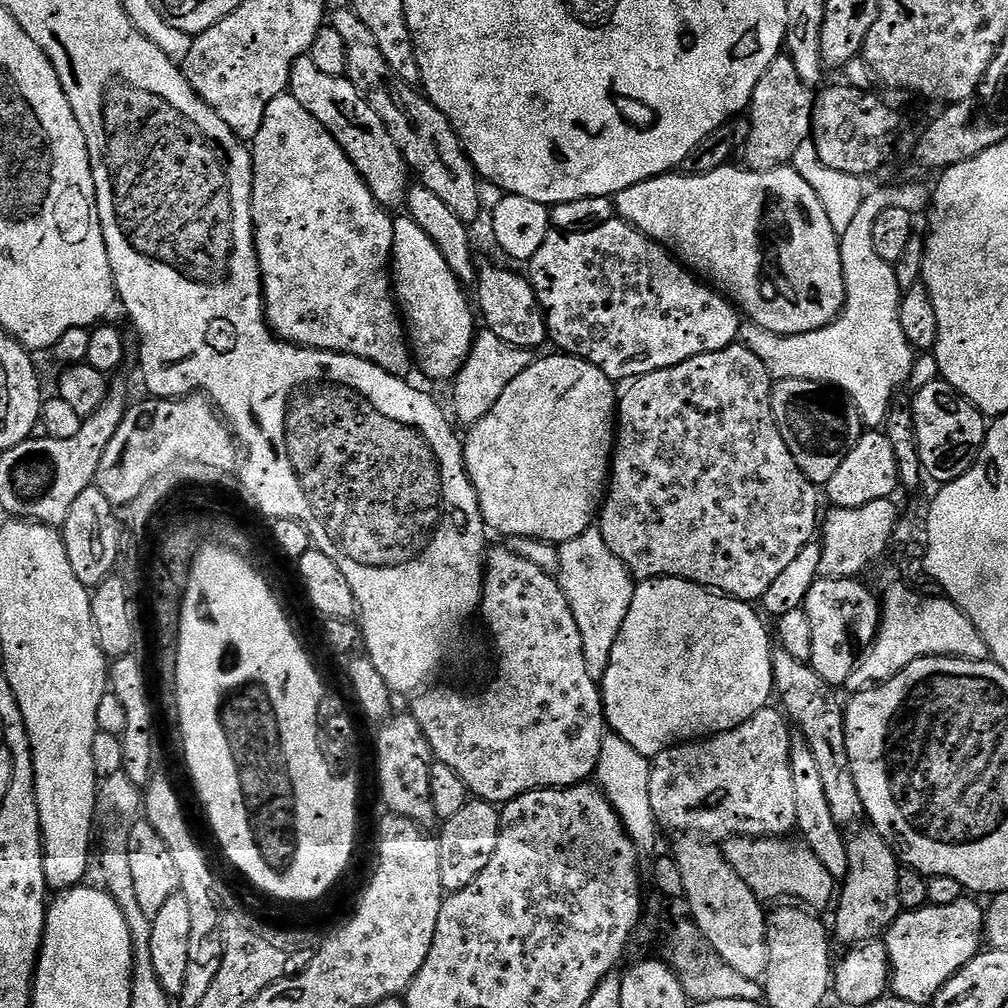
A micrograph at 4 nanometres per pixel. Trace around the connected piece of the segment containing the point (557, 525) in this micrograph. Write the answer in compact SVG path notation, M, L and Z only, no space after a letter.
M555 354L545 360L536 358L531 366L523 370L502 392L494 408L476 424L471 425L472 432L463 441L464 468L468 471L468 477L472 479L478 502L482 510L482 518L489 529L501 532L504 536L519 538L522 540L545 540L547 544L557 546L578 538L586 529L593 527L594 517L599 513L606 495L606 489L610 483L610 469L612 466L612 454L618 431L618 388L617 385L598 366L590 362L580 360L576 356L567 354Z

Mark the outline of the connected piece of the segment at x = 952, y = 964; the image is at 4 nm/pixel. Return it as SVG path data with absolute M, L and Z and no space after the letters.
M965 898L950 906L928 904L916 911L901 911L886 933L892 967L891 995L906 998L906 1002L918 1002L921 1006L931 1005L938 990L982 951L986 940L986 912L971 899Z

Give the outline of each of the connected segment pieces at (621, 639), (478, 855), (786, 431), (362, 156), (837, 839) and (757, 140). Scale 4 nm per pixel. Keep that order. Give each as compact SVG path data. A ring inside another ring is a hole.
M665 576L659 580L642 580L635 585L630 610L626 614L626 622L622 622L622 630L618 634L618 642L614 642L614 650L608 659L607 668L602 672L602 695L604 698L604 719L607 727L615 735L621 736L638 754L655 758L662 750L673 748L676 744L686 744L701 738L717 736L723 732L742 726L754 714L769 707L774 696L774 681L772 678L772 658L774 647L768 637L768 628L760 621L761 613L755 612L751 603L733 600L731 596L717 594L715 591L701 588L699 584L691 584L689 580L677 580L674 576Z
M479 798L469 799L466 806L462 806L459 814L454 814L454 818L443 821L441 832L438 832L438 871L442 873L442 886L445 893L451 894L458 890L466 890L482 870L494 858L494 850L498 850L498 838L500 837L500 814L501 809L495 804L490 804L486 800Z
M777 380L772 385L772 409L790 454L798 462L802 474L817 486L827 486L838 474L838 466L846 462L846 454L864 435L866 429L856 404L845 392L813 380Z
M311 55L301 56L292 63L288 86L291 96L298 98L298 102L302 102L302 106L306 106L306 110L310 110L310 114L314 114L322 126L326 126L338 146L342 146L377 202L390 210L398 205L401 207L408 197L410 169L400 153L394 133L386 130L382 118L374 114L374 106L370 106L363 92L348 81L347 75L322 74L322 70L314 66Z
M803 738L793 739L792 754L792 781L794 782L794 802L798 805L799 839L830 870L830 874L837 882L843 882L848 877L850 866L850 854L848 853L848 840L845 833L834 822L834 814L830 814L830 805L826 802L826 785L818 771L818 762L814 762L814 754L810 752L810 746Z
M781 54L766 66L750 105L748 137L742 149L743 163L754 172L765 172L791 165L798 146L812 134L813 89L802 82L791 56Z

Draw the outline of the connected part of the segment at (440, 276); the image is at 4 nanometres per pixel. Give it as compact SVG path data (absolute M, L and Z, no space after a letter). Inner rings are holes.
M407 215L396 216L392 222L392 260L394 261L394 292L399 307L406 317L406 331L410 337L410 347L415 367L432 380L455 381L466 359L472 352L473 341L478 335L478 320L474 315L474 304L462 287L460 280L451 272L446 258L438 246Z

